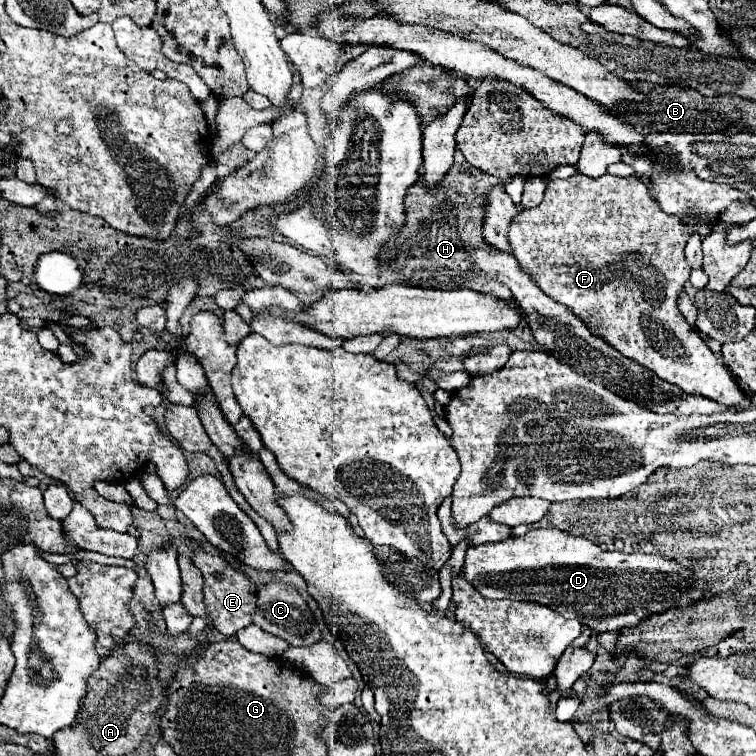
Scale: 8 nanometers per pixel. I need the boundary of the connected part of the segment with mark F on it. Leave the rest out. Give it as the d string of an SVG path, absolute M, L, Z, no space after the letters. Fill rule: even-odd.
M576 173L568 179L550 179L546 181L542 203L532 209L520 209L508 231L512 255L532 275L538 287L554 301L570 307L592 333L600 335L624 357L632 357L632 361L638 361L660 379L678 385L682 391L698 393L724 405L744 407L748 397L742 391L740 381L678 311L678 293L690 277L690 265L684 257L688 239L690 233L684 225L680 225L676 217L666 215L656 201L652 201L648 187L632 175L590 179Z

